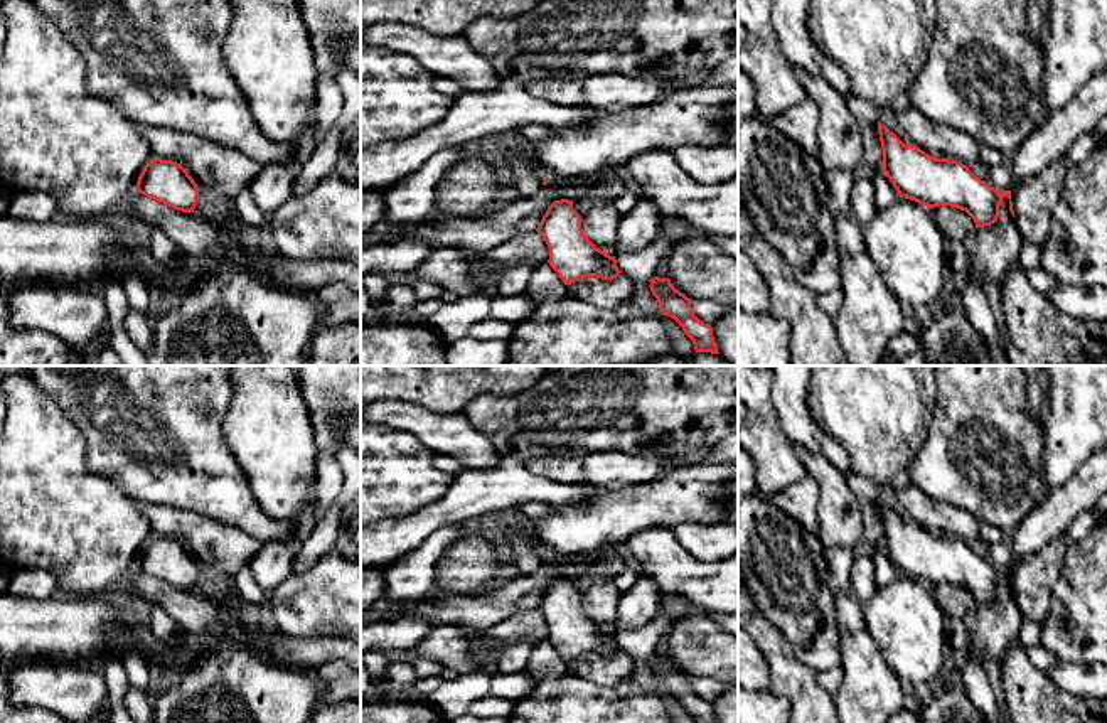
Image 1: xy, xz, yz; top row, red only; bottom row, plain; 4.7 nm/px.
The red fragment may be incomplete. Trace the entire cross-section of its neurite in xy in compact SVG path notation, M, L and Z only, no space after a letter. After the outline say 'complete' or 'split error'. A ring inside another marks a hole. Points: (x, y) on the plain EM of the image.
M152 536L143 544L136 568L182 590L194 590L199 565L177 539Z; complete

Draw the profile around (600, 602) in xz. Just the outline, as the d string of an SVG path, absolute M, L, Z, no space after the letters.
M602 581L593 585L581 595L583 612L602 629L617 634L617 610L622 592L613 581Z

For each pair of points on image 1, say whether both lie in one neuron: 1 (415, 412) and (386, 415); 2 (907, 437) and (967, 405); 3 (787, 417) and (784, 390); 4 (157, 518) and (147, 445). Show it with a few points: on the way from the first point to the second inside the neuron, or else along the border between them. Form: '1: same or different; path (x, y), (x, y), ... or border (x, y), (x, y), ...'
1: same; path (408, 415), (393, 415)
2: different; border (939, 386), (925, 442), (910, 460)
3: same; path (787, 410), (787, 396)
4: different; border (139, 501), (176, 506), (194, 513)

